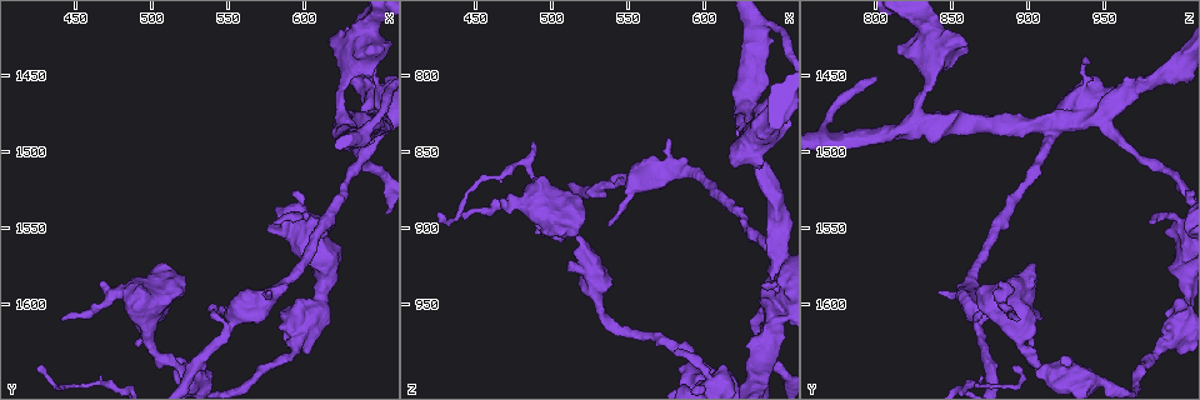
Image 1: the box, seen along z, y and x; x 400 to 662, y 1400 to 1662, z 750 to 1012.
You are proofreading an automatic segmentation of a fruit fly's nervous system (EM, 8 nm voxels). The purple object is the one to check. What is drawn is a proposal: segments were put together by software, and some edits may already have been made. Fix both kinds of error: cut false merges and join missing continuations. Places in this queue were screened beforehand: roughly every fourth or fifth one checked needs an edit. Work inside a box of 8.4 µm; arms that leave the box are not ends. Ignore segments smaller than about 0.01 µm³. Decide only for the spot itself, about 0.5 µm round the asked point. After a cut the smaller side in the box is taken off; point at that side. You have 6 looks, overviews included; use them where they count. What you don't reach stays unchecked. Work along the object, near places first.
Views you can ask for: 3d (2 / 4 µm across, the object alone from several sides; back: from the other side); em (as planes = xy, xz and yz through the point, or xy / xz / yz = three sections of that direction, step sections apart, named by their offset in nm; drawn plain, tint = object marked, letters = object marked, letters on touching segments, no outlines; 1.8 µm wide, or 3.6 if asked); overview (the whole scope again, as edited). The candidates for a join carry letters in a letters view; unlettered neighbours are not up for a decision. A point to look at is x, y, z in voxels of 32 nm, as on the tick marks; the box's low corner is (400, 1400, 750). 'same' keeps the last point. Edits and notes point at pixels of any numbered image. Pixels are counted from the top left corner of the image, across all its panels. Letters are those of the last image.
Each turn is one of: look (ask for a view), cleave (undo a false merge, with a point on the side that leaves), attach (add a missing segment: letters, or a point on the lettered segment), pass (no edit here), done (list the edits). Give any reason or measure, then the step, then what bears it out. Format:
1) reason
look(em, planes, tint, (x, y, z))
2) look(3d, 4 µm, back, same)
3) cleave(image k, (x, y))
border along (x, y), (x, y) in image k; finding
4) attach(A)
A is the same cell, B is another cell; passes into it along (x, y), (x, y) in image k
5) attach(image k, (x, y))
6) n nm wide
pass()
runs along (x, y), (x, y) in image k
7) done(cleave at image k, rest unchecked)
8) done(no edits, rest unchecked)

look(em, planes, tint, (626, 1478, 828))

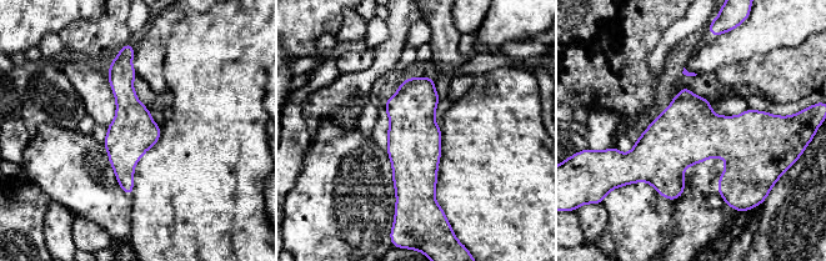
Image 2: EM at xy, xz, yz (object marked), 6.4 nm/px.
look(em, planes, letters, same)

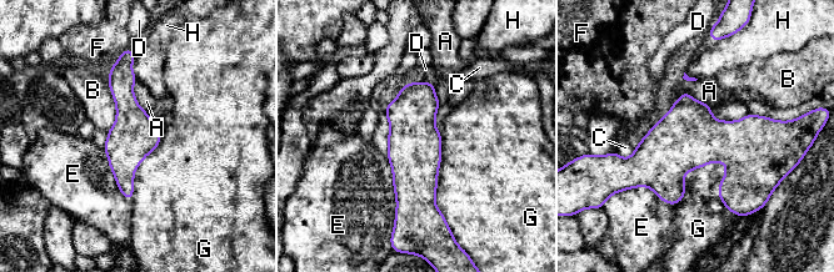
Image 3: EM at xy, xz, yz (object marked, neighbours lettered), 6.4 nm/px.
G touches over 420 nm
pass()
A, B, C, D, E, F, G and H are other cells; border along (725, 165), (692, 169), (675, 205) in image 3; one neuron here

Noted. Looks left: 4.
calibre changes
look(em, 3.6 µm, xy, step 4, tint, (648, 1470, 950))

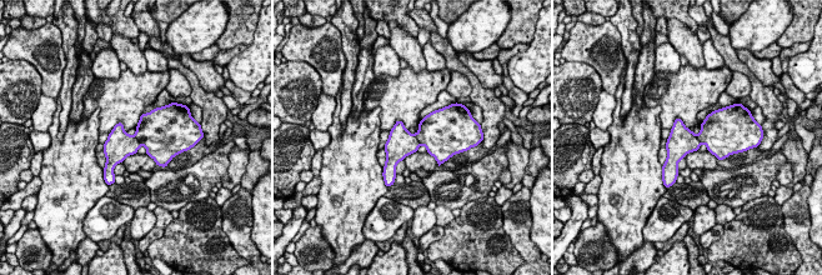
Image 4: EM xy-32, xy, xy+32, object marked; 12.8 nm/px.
look(em, 3.6 µm, planes, letters, same)

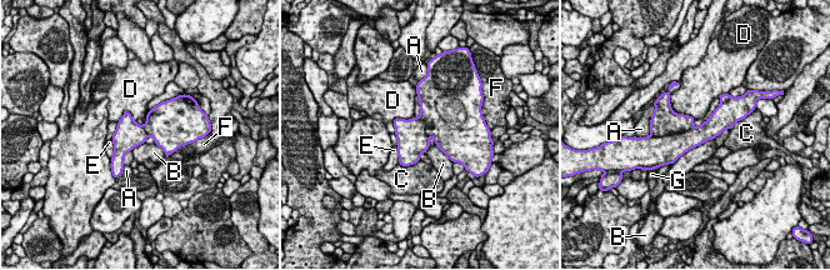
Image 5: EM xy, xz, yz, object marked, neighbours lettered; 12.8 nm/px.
cleave(image 5, (443, 123))
A, B, C, D, E, F and G are other cells; border along (419, 116), (428, 138) in image 5; two neurons meet here

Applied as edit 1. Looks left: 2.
sudden change in width
look(em, planes, letters, (500, 1628, 898))

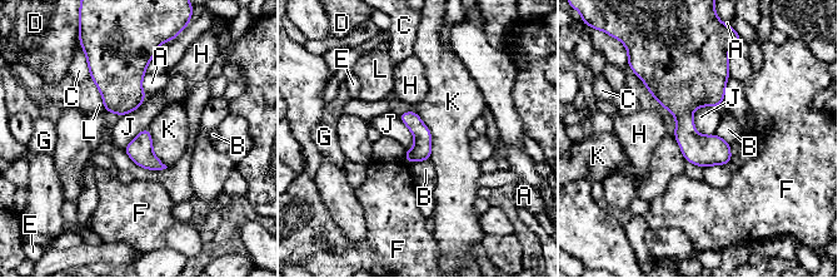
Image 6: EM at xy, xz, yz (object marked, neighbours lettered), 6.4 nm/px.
pass()
A, B, C, D, E, F, G, H, J, K and L are other cells; border along (699, 105), (694, 129), (716, 134) in image 6; one neuron here

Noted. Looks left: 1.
done(cleave at image 5, rest unchecked)

